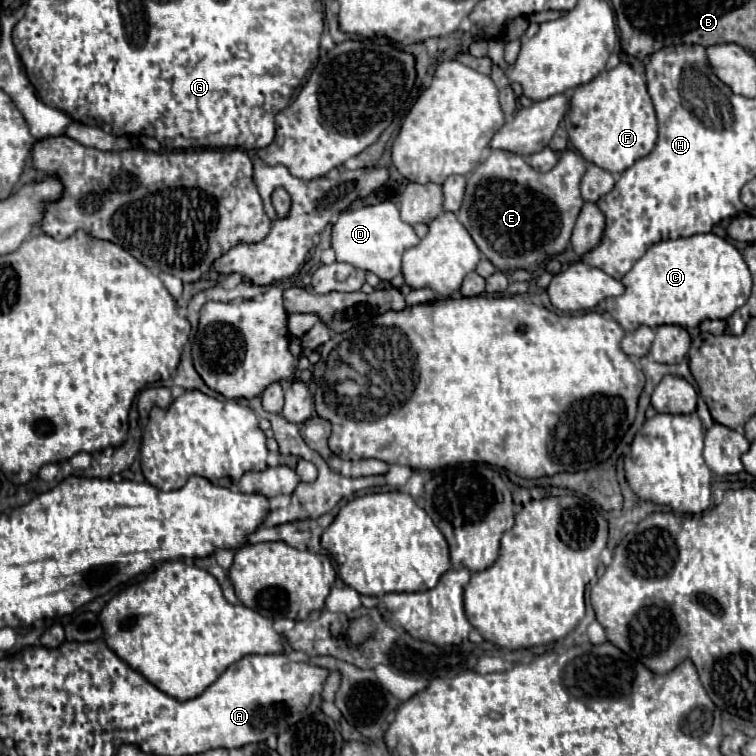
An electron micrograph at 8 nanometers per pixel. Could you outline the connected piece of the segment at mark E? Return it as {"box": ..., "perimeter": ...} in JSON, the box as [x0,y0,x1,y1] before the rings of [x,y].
{"box":[457,150,587,272],"perimeter":[[[493,150],[489,158],[469,174],[467,178],[467,192],[465,200],[461,204],[461,210],[457,212],[459,222],[469,230],[471,238],[479,246],[479,250],[493,262],[493,266],[501,272],[513,272],[513,270],[527,270],[535,272],[539,270],[549,258],[559,256],[567,250],[575,220],[581,212],[583,198],[579,194],[579,182],[587,170],[585,158],[575,150],[561,152],[559,164],[549,172],[537,172],[533,170],[523,156]]]}

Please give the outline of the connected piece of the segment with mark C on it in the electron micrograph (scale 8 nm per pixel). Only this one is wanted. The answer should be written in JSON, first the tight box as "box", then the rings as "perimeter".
{"box":[605,234,751,332],"perimeter":[[[693,234],[689,238],[675,238],[653,244],[645,256],[623,276],[625,294],[617,298],[607,298],[605,310],[615,318],[625,332],[633,332],[635,328],[647,324],[649,328],[657,328],[661,324],[677,324],[683,328],[695,328],[703,320],[719,320],[729,318],[735,310],[739,310],[747,298],[751,296],[751,272],[739,254],[739,250],[717,234]]]}

